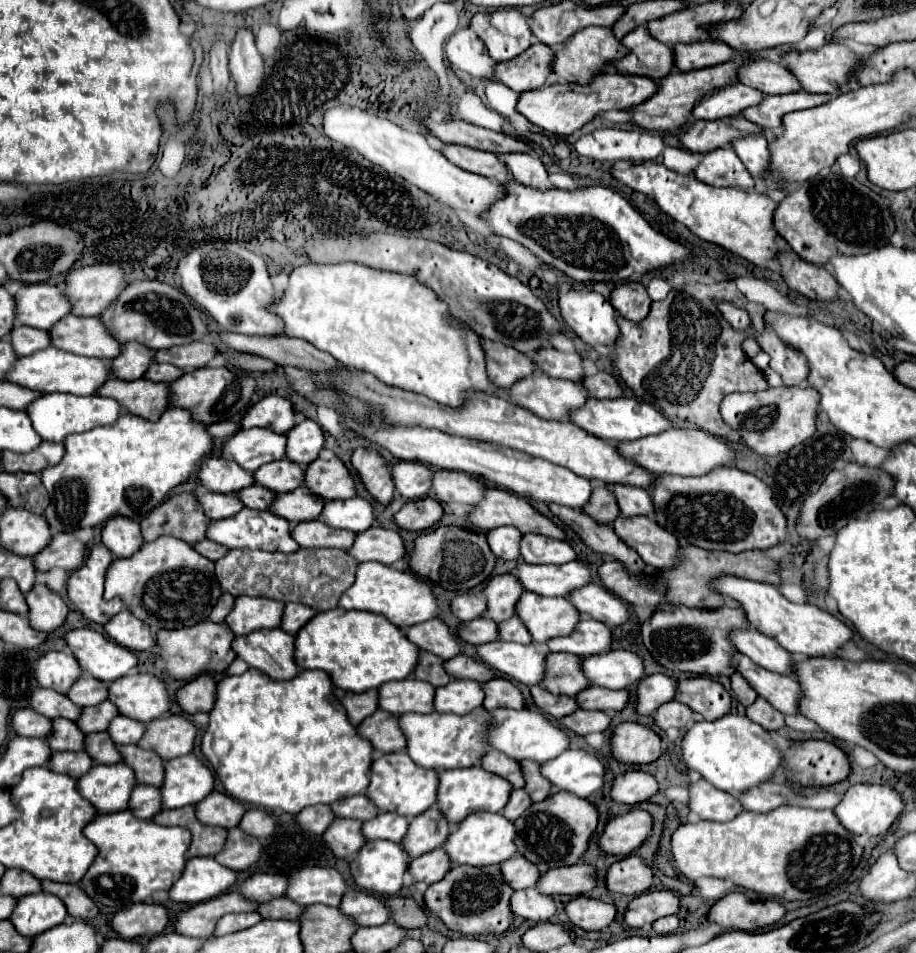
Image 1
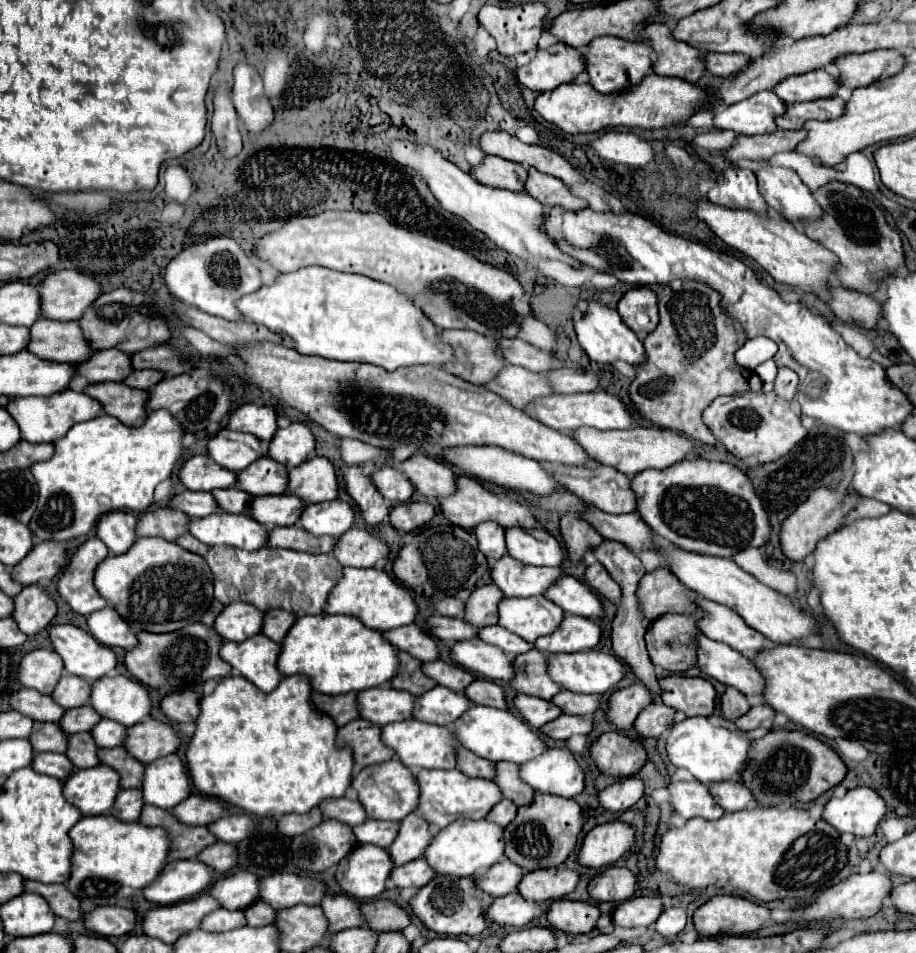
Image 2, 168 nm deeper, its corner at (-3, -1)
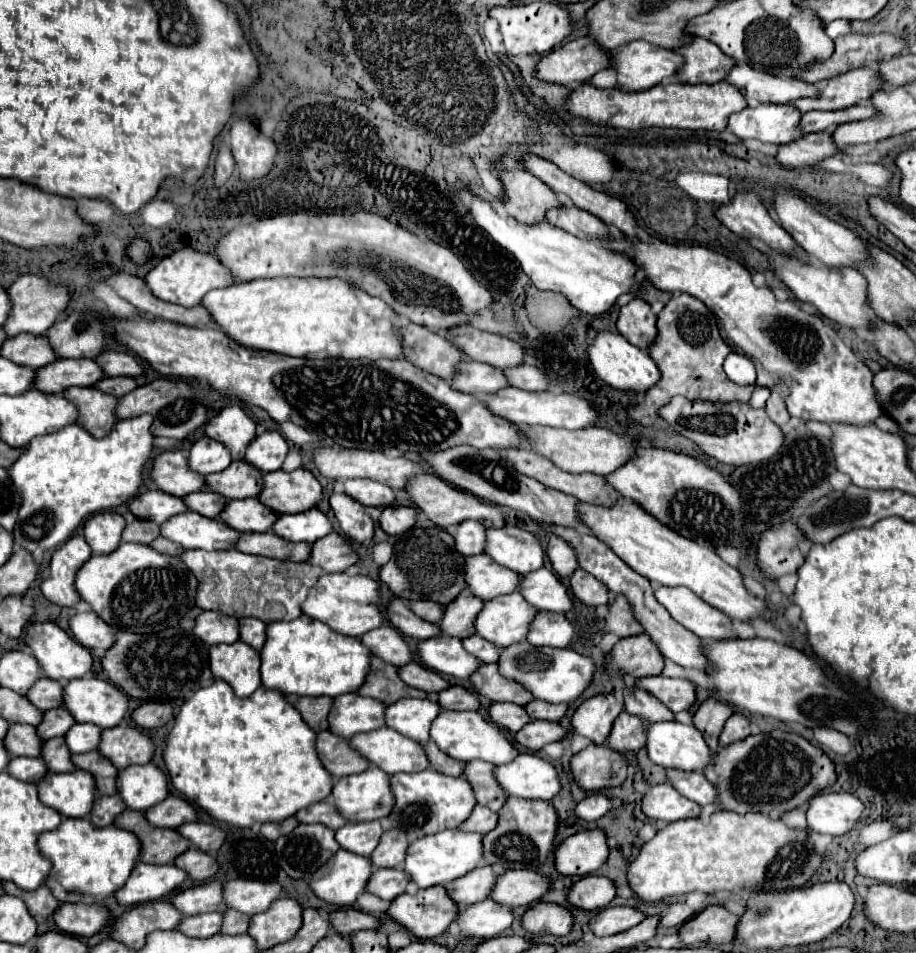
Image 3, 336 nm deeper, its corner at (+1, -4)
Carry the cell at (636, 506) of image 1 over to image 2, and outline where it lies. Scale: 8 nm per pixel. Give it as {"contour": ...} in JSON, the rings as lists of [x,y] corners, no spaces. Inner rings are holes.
{"contour":[[[542,461],[542,465],[546,465],[546,469],[550,469],[550,473],[554,473],[554,477],[558,477],[558,481],[562,481],[562,485],[566,485],[568,491],[578,495],[582,501],[592,503],[600,511],[606,511],[606,513],[636,511],[636,495],[630,489],[630,477],[612,467],[596,465],[590,469],[582,469],[582,467],[568,467],[568,465],[550,465],[548,461]]]}

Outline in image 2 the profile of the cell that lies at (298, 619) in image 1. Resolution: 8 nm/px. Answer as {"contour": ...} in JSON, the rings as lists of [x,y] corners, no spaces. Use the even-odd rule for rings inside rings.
{"contour":[[[276,609],[276,611],[266,611],[264,619],[262,619],[262,635],[270,637],[274,643],[280,643],[284,639],[284,635],[288,633],[288,629],[292,627],[296,615],[288,613],[284,609]]]}

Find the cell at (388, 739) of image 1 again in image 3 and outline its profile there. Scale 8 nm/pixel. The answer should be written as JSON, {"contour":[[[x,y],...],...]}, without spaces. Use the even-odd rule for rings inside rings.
{"contour":[[[328,730],[318,732],[316,750],[318,750],[318,756],[320,756],[324,768],[330,768],[330,774],[336,780],[370,768],[370,762],[350,746],[350,738],[342,738]]]}

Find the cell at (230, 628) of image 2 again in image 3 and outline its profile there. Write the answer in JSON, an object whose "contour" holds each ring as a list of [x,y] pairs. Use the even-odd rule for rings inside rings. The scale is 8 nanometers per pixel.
{"contour":[[[202,612],[196,618],[196,626],[194,626],[194,634],[198,638],[202,638],[206,644],[230,644],[230,642],[238,642],[240,640],[240,632],[238,632],[238,618],[236,616],[226,616],[220,612]]]}

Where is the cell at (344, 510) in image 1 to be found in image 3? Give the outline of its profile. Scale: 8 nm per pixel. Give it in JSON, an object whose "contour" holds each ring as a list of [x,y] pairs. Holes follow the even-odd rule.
{"contour":[[[310,508],[306,512],[298,512],[298,514],[282,514],[276,520],[272,530],[290,542],[314,544],[316,540],[320,540],[332,532],[332,522],[318,508]]]}

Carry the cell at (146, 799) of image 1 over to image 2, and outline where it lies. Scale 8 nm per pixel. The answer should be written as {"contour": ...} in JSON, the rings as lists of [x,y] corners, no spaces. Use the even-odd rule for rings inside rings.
{"contour":[[[126,789],[126,791],[118,793],[118,797],[110,809],[110,815],[118,817],[120,821],[138,821],[142,807],[144,807],[142,791],[140,789]]]}

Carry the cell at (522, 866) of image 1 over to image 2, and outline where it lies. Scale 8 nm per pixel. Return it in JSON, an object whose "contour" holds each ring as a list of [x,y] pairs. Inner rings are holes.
{"contour":[[[502,859],[498,865],[492,865],[490,869],[474,875],[474,883],[478,883],[484,893],[490,893],[492,897],[502,897],[516,891],[522,875],[522,867],[510,863],[508,859]]]}

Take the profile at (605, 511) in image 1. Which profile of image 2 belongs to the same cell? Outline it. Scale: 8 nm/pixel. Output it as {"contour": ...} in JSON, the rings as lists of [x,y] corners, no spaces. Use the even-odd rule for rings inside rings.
{"contour":[[[566,515],[560,519],[560,533],[568,551],[568,559],[572,563],[580,563],[588,551],[592,551],[604,541],[592,525],[588,525],[576,515]]]}

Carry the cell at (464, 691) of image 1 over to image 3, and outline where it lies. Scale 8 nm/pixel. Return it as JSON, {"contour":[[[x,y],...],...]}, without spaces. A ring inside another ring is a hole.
{"contour":[[[402,698],[386,708],[386,726],[426,744],[430,726],[440,712],[442,708],[436,698]]]}

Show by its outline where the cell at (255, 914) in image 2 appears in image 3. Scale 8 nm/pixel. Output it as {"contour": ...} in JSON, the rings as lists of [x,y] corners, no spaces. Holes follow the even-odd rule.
{"contour":[[[228,910],[224,914],[224,924],[222,924],[222,934],[246,934],[250,926],[250,916],[244,912]]]}

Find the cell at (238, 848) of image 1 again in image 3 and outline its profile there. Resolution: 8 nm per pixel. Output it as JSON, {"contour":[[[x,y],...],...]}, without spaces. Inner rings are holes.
{"contour":[[[190,848],[186,850],[182,856],[178,856],[178,860],[174,860],[174,864],[182,870],[188,872],[190,878],[194,880],[206,880],[212,878],[218,872],[218,862],[212,854],[206,854],[198,848]]]}

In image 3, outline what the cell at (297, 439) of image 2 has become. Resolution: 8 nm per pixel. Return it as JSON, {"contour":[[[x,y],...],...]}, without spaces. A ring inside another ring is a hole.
{"contour":[[[264,432],[260,434],[250,448],[246,450],[246,462],[254,464],[258,470],[274,472],[280,470],[284,464],[284,458],[288,454],[288,442],[280,432]]]}

